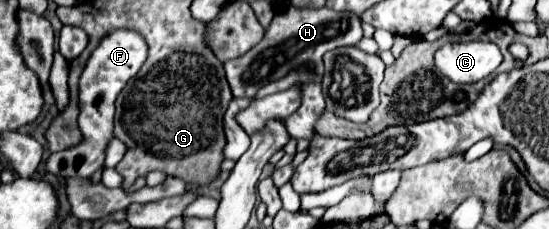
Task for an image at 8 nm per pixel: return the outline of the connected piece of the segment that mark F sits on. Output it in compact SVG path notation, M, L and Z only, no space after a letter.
M117 30L101 40L101 44L93 50L79 78L79 128L83 132L83 142L69 150L51 154L47 160L49 172L61 178L67 178L67 176L89 178L95 170L103 166L105 148L109 140L113 138L115 98L123 90L123 86L139 72L145 58L147 58L145 40L139 34L133 34L133 30Z

